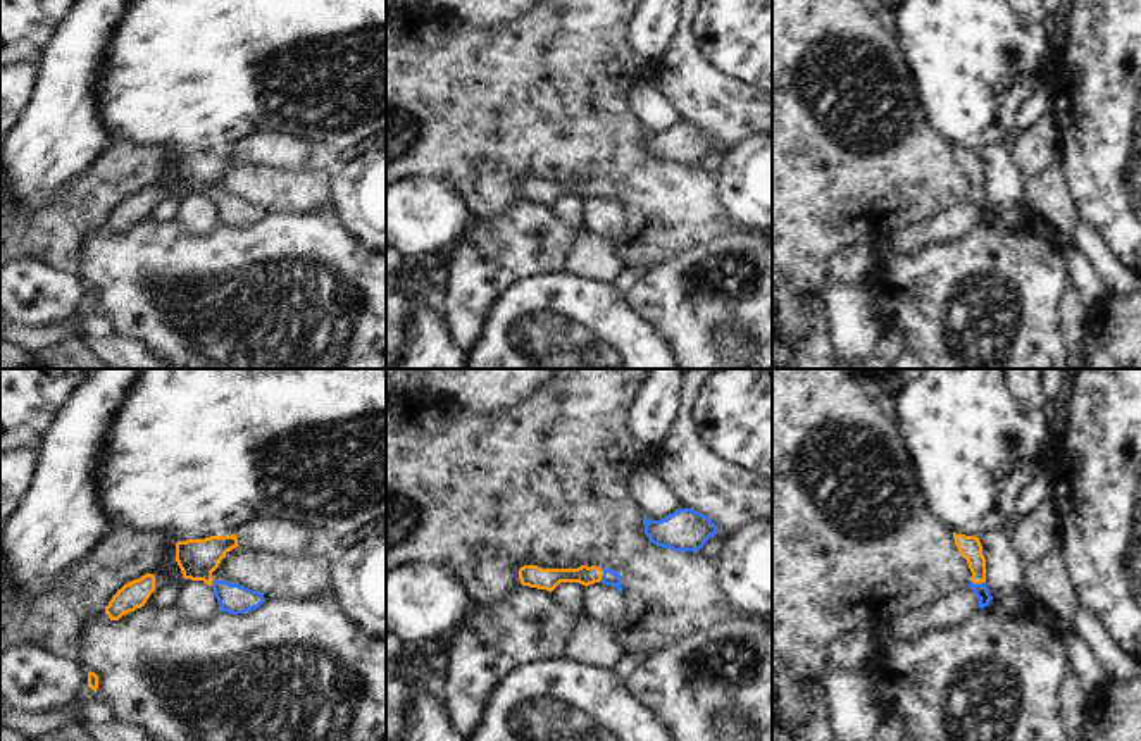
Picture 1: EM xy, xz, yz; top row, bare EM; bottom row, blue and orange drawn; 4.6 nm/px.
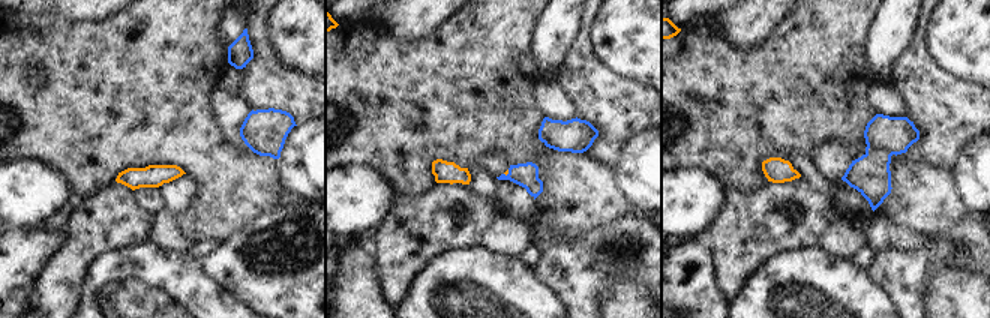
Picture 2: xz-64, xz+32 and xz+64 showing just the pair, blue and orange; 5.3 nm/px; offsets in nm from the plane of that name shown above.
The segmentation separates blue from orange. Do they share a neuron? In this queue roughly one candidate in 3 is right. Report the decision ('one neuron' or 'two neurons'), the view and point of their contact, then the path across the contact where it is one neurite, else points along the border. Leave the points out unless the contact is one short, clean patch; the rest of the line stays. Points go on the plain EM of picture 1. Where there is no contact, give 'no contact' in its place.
one neuron | xz (604, 188) | across xz (611, 192), (604, 188), (559, 188), (550, 192)

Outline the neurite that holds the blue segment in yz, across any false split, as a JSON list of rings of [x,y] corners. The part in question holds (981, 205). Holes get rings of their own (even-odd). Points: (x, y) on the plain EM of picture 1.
[[[953,146],[953,153],[972,186],[969,202],[979,212],[979,222],[984,222],[989,219],[993,210],[989,209],[986,200],[986,172],[982,169],[982,159],[976,150],[965,150],[957,146]]]

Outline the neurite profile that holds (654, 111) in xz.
[[[650,83],[629,90],[629,109],[648,134],[662,134],[681,122],[677,110]]]

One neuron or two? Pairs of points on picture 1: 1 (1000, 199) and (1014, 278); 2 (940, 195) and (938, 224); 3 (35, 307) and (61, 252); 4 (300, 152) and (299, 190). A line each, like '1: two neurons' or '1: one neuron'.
1: two neurons
2: two neurons
3: two neurons
4: two neurons

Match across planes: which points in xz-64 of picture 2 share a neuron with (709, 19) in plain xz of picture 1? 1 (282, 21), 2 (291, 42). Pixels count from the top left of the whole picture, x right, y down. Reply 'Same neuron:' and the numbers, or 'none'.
Same neuron: 1, 2

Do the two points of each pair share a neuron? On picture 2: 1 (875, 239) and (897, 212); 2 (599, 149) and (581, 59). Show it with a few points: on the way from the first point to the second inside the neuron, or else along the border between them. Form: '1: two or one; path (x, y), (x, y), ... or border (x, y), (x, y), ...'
1: two; border (870, 216), (888, 219), (897, 225), (923, 233)
2: one; path (605, 126), (605, 101), (585, 81)

